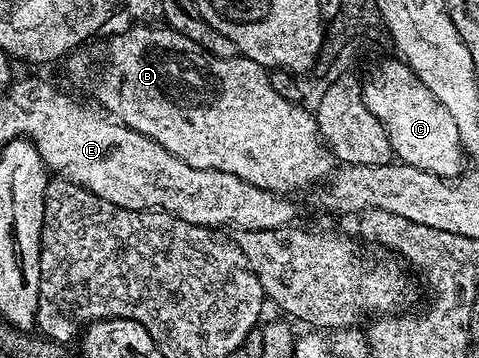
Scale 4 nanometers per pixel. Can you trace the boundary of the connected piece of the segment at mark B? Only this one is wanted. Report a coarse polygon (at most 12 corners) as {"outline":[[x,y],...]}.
{"outline":[[132,26],[72,79],[191,167],[295,195],[332,176],[268,70]]}

